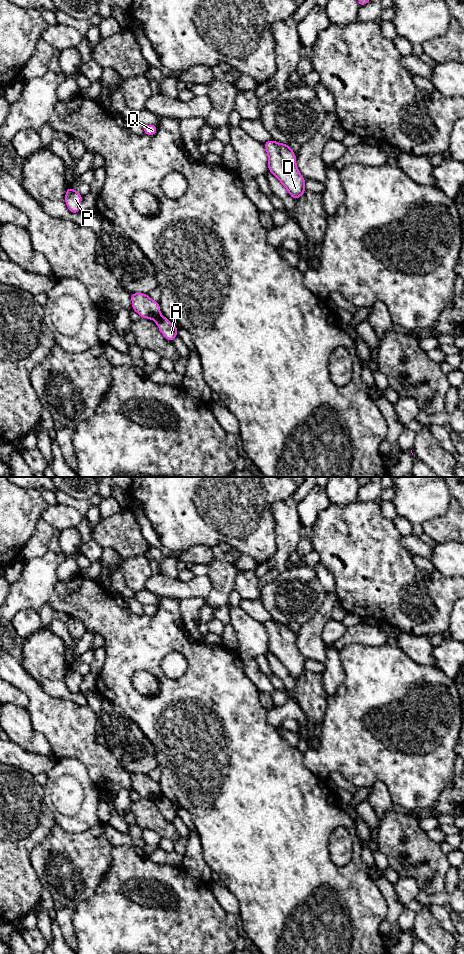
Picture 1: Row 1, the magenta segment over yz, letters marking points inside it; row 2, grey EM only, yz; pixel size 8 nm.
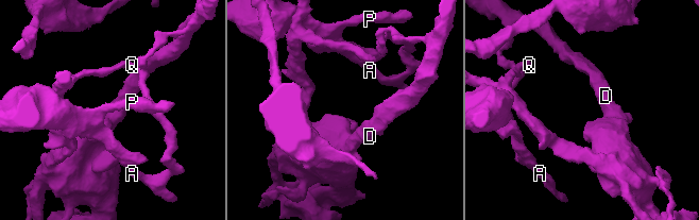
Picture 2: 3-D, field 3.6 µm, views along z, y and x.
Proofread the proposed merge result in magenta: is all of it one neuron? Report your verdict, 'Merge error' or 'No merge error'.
Merge error

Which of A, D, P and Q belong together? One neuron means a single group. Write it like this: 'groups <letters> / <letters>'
groups A D Q / P

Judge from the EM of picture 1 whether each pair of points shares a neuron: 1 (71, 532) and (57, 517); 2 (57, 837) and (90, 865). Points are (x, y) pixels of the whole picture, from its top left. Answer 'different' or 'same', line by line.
1: different
2: same

